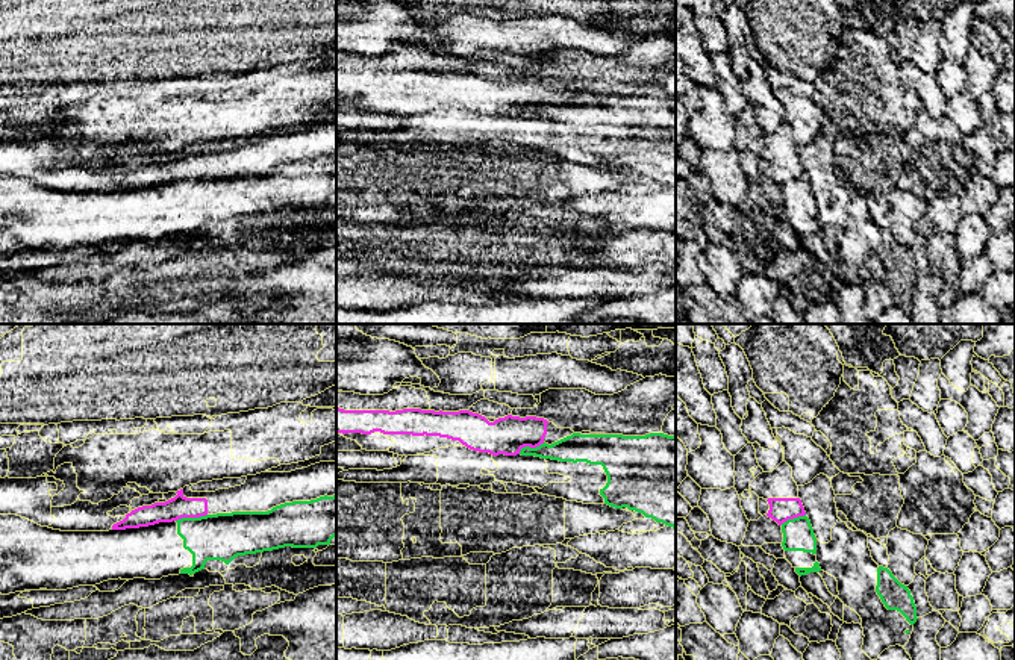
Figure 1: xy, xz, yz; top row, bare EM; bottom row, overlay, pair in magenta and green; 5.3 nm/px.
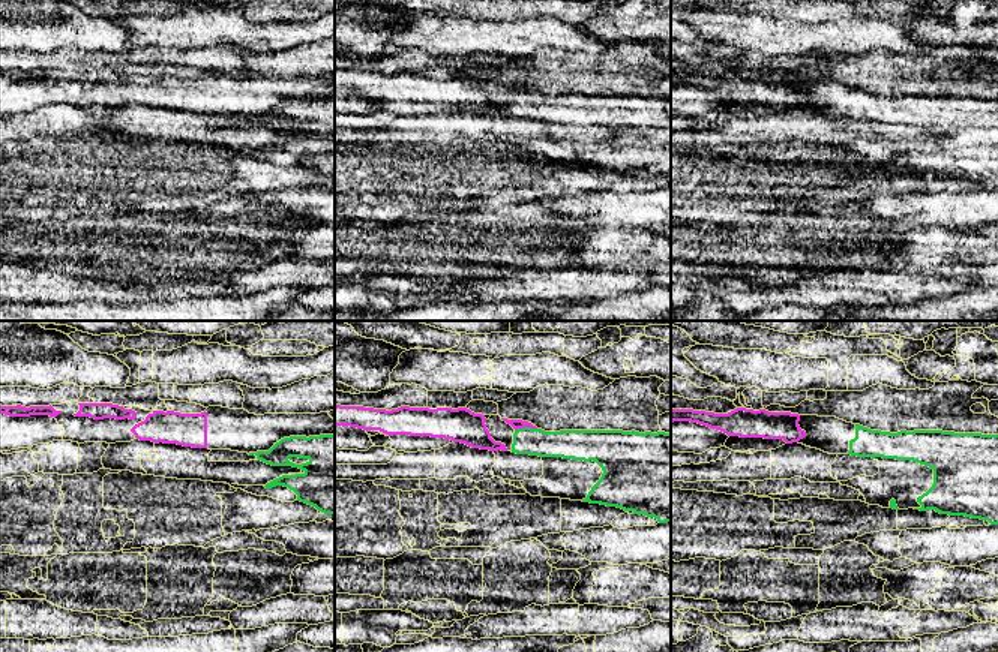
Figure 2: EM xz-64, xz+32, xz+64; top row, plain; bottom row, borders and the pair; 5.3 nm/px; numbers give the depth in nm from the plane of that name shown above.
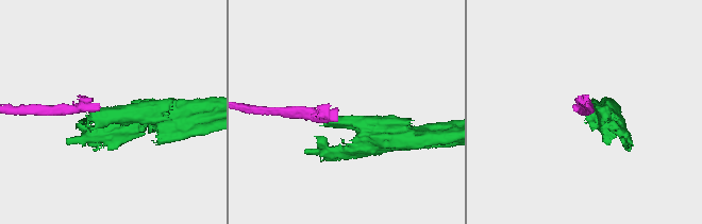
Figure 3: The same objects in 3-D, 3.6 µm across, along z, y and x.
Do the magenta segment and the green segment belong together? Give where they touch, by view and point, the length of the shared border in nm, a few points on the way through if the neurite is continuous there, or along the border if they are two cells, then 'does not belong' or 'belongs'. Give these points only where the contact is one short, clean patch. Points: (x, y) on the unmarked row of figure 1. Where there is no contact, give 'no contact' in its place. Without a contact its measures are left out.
xy (191, 177) | 170 nm | along xy (206, 174), (184, 177), (176, 182) | does not belong

